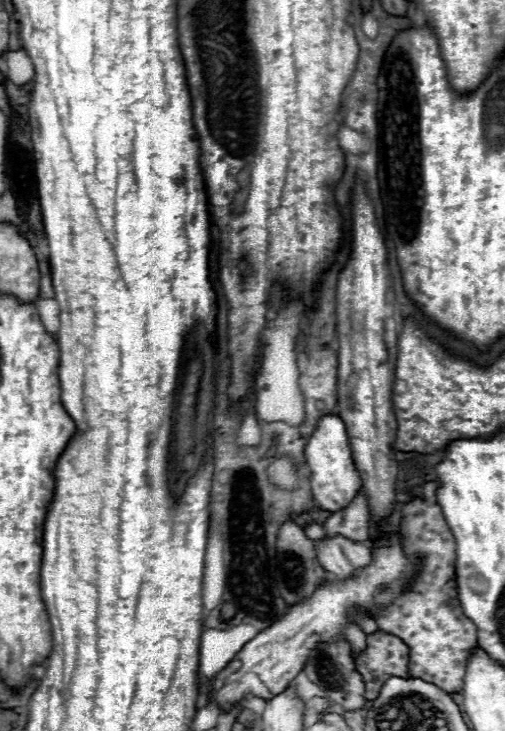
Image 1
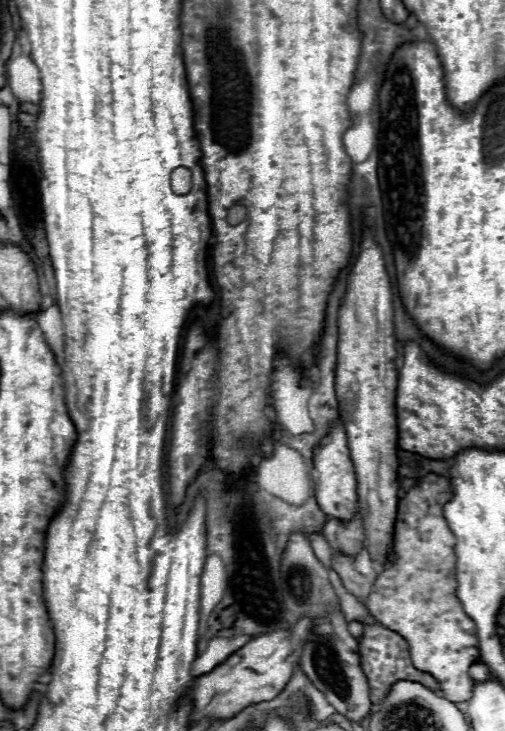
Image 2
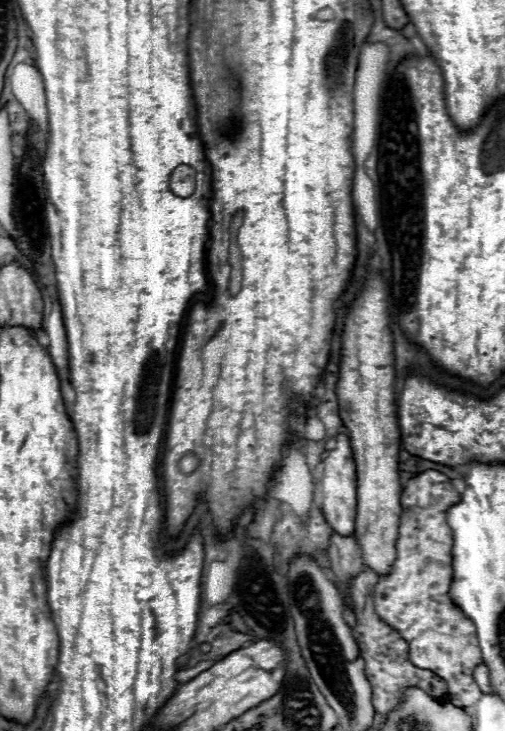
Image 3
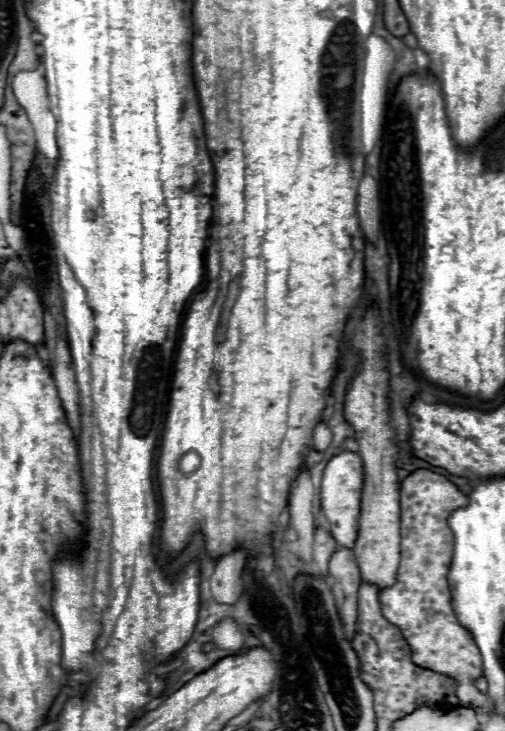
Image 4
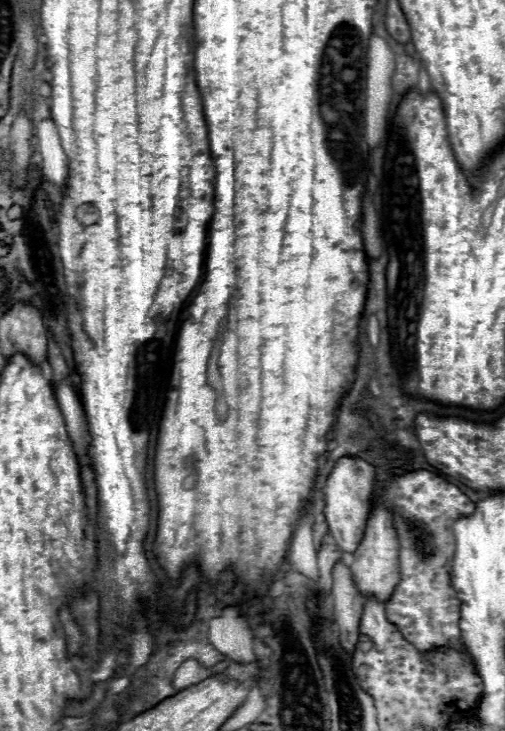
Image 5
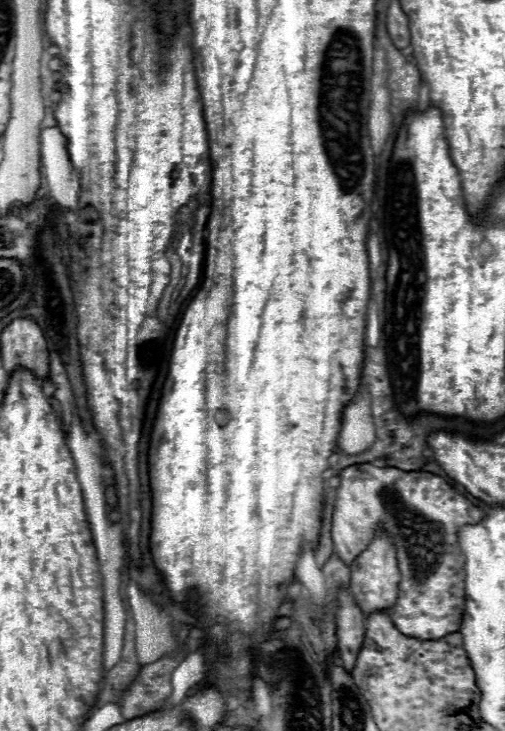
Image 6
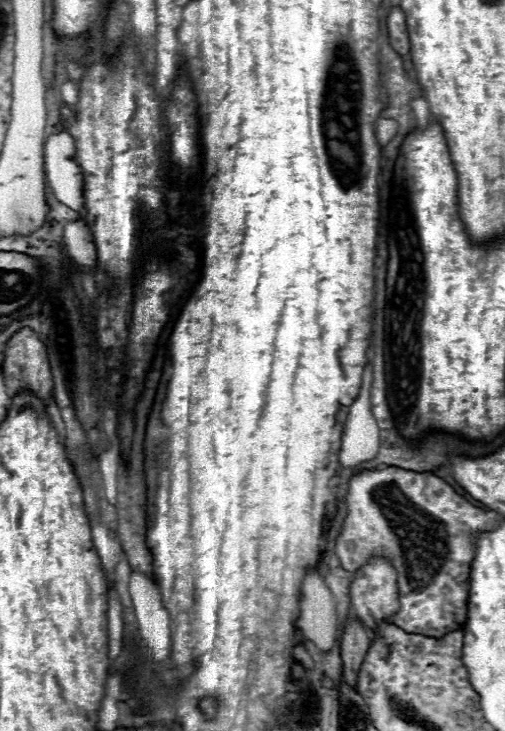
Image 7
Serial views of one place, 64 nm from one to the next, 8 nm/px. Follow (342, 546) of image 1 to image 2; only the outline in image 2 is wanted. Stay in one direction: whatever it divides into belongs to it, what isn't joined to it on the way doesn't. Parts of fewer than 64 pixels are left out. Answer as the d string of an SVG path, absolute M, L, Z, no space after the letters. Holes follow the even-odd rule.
M362 550L356 562L352 562L346 556L334 556L332 568L338 572L338 576L342 578L342 584L348 588L348 592L352 592L360 602L366 602L366 598L372 592L372 584L376 580L374 562L370 560L368 552Z

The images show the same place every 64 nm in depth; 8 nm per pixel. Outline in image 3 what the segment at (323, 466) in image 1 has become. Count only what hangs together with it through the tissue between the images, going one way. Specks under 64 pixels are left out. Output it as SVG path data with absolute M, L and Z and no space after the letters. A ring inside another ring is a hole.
M338 434L336 448L328 452L328 458L322 460L324 464L324 476L320 478L320 492L322 492L322 514L330 528L342 536L354 534L354 522L356 522L356 464L354 454L350 448L350 440L346 434Z

